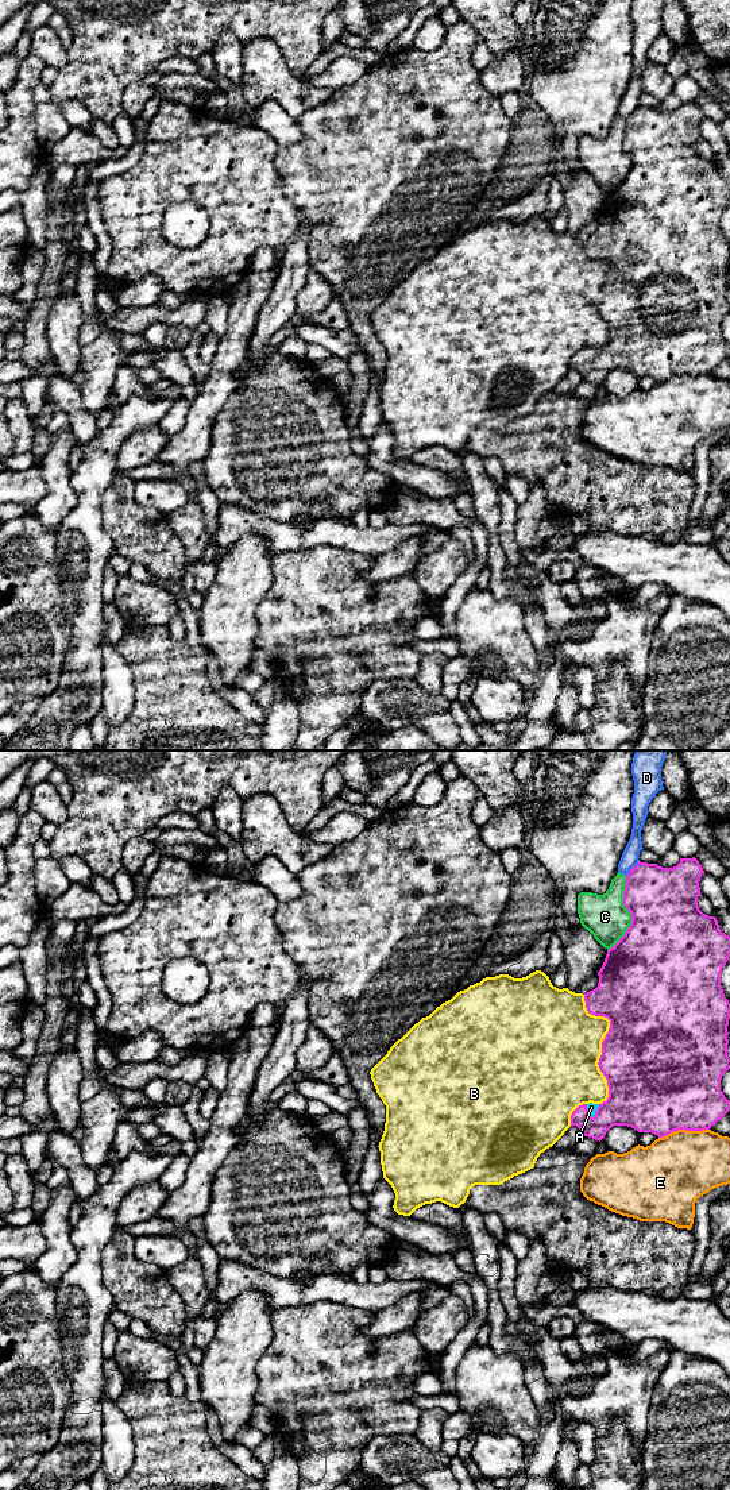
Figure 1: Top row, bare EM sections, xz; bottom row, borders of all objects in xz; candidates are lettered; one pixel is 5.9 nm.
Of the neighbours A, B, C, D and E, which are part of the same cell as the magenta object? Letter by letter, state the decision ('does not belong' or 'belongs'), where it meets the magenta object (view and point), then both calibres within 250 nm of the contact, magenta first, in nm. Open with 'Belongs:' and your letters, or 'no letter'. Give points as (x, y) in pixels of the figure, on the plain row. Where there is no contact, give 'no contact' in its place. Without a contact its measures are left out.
Belongs: A
A: belongs | xz (595, 358) | 320/50 nm
B: does not belong | xz (602, 289) | 500/500 nm
C: does not belong | xz (630, 158) | 460/260 nm
D: does not belong | xz (633, 112) | 400/100 nm
E: does not belong | xz (683, 373) | 500/420 nm

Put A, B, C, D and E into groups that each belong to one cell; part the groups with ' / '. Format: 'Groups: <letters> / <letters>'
Groups: A / B / C / D / E

